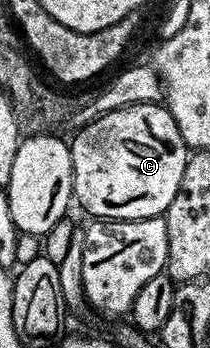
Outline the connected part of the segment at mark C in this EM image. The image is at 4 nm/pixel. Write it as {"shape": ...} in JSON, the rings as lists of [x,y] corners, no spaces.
{"shape":[[[136,103],[123,109],[108,111],[107,114],[86,123],[71,139],[73,153],[73,194],[76,202],[101,221],[114,219],[155,219],[164,216],[171,205],[179,185],[183,181],[183,169],[187,148],[171,117],[169,108],[156,103]]]}

